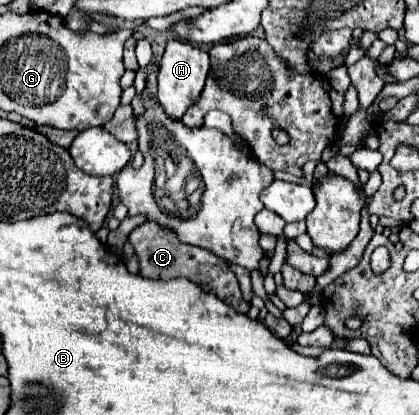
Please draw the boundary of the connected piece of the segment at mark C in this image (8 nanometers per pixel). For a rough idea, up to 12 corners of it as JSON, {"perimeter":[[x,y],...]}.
{"perimeter":[[153,221],[129,233],[139,273],[185,277],[237,313],[243,301],[227,261],[179,243]]}

